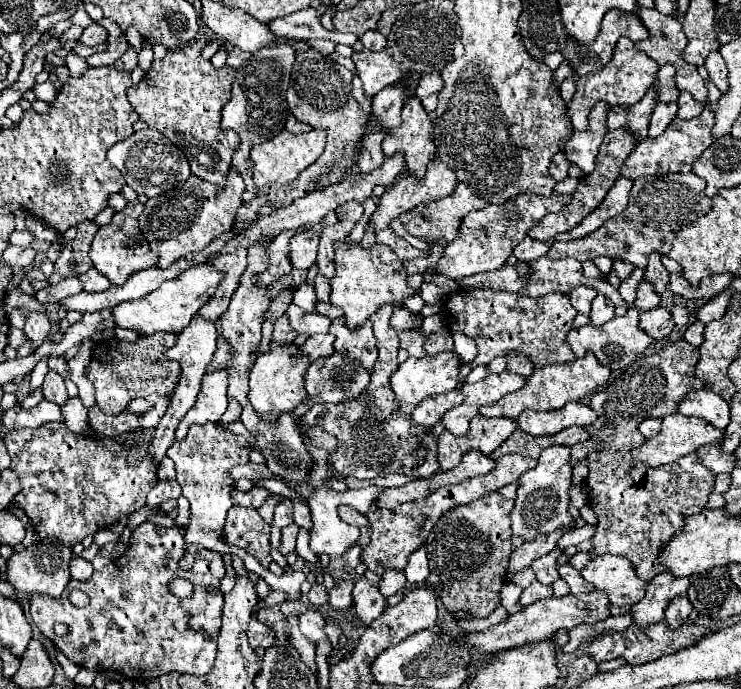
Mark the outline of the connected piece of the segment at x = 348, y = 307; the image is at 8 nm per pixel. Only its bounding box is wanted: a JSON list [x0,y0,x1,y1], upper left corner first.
[330,238,416,328]

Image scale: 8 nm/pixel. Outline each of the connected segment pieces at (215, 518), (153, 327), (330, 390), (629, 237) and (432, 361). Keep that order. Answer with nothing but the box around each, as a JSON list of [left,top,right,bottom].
[[166,424,306,598],[114,264,222,336],[306,352,370,404],[548,172,712,268],[390,352,460,414]]

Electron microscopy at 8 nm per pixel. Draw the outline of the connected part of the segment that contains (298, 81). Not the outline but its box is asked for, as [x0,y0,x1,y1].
[236,50,370,232]

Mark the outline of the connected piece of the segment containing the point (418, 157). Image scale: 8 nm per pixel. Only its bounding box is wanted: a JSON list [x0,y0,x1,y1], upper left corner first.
[382,96,436,178]

